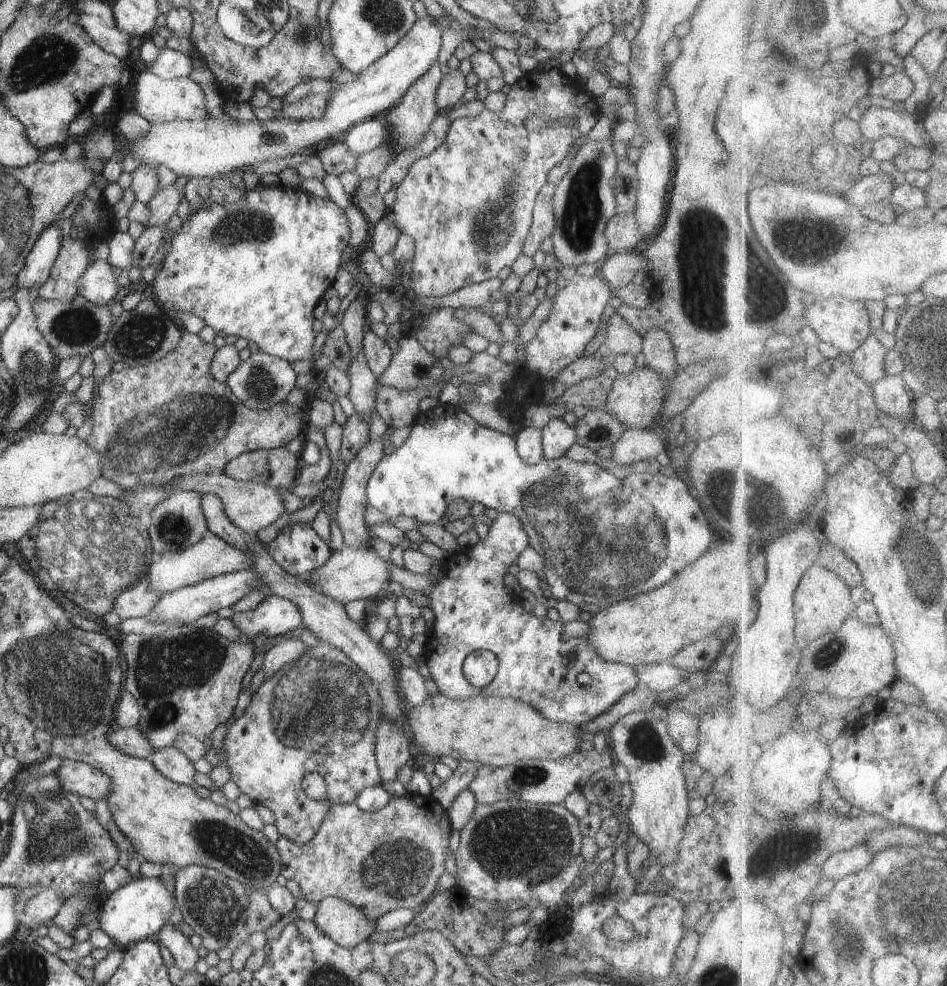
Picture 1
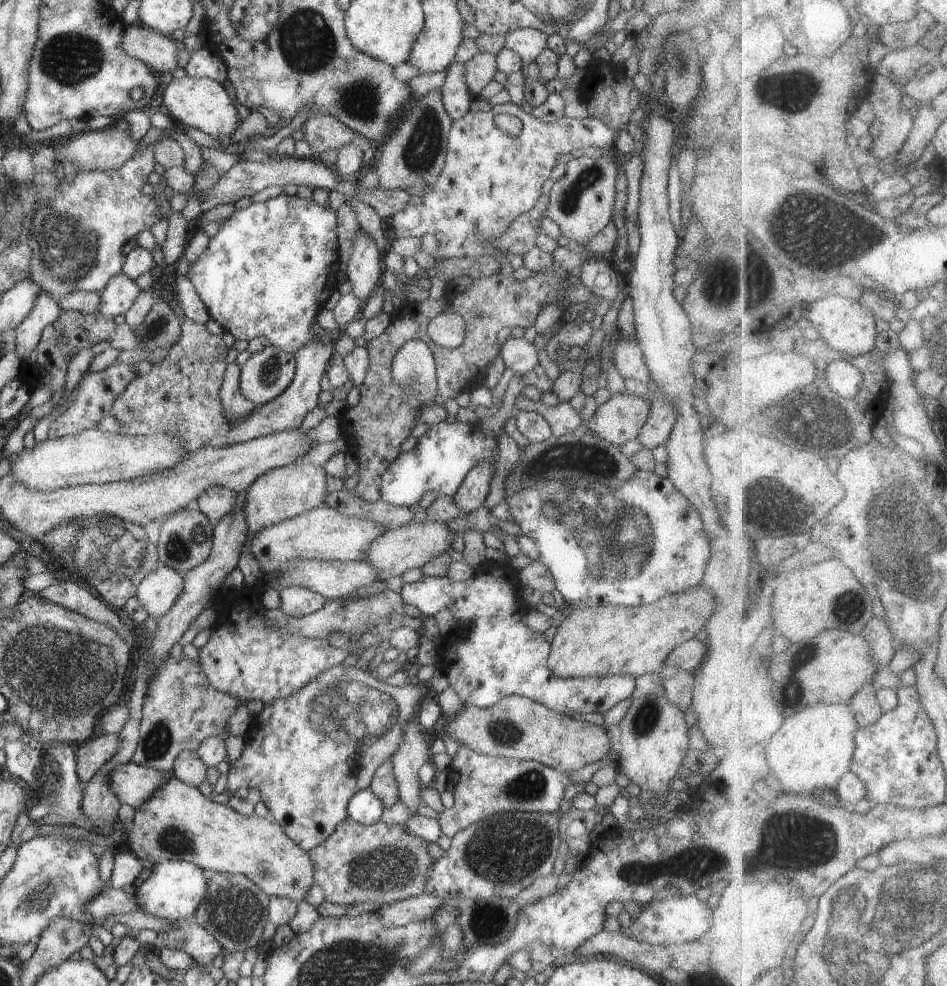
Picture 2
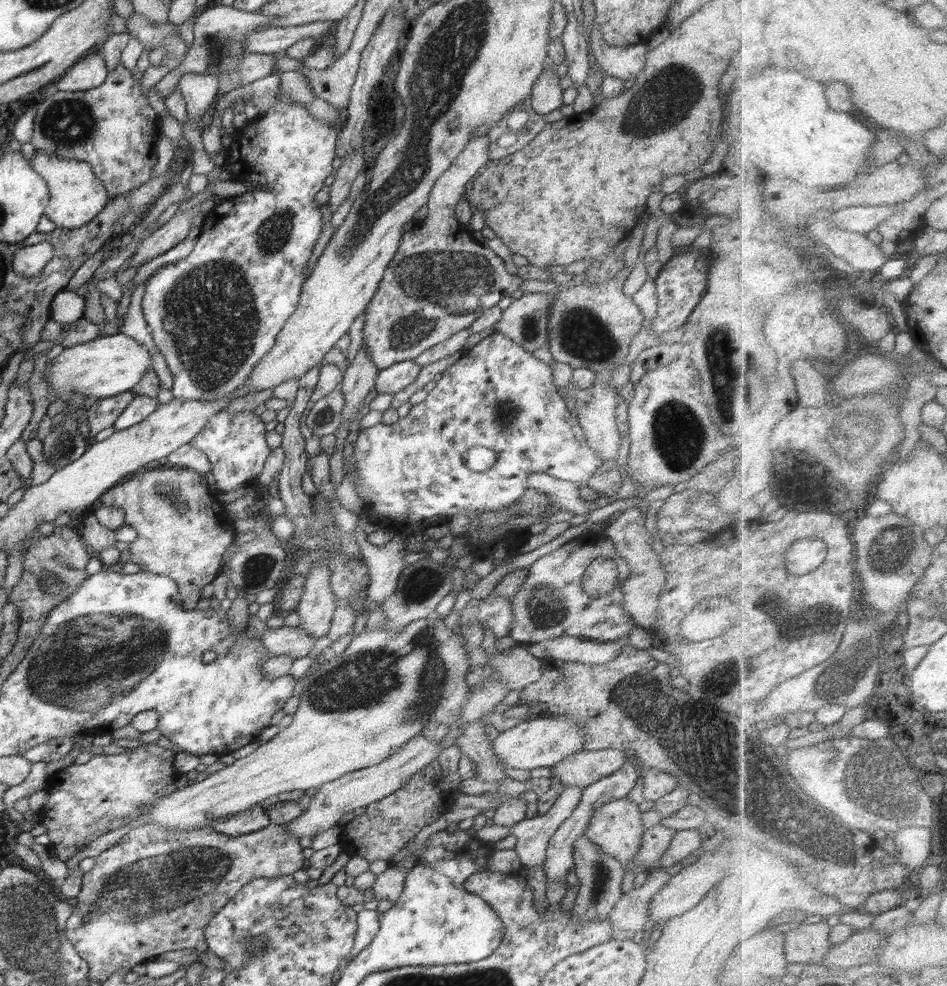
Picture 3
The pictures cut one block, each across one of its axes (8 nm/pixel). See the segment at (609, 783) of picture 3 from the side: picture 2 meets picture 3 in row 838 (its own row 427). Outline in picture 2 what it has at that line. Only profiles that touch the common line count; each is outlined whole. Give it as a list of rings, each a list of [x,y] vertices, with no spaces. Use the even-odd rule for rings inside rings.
[[[521,394],[515,396],[515,410],[541,414],[556,438],[576,430],[584,422],[569,403],[560,402],[555,406],[548,406],[541,401],[533,402],[523,398]]]

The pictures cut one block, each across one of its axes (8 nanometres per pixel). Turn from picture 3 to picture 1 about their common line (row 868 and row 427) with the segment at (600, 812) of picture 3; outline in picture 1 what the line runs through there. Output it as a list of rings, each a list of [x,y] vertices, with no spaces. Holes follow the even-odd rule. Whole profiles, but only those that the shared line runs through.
[[[644,365],[635,371],[625,375],[618,375],[608,390],[607,405],[604,410],[608,411],[617,421],[620,421],[628,428],[645,429],[653,426],[660,410],[663,407],[667,386],[661,374],[651,366]]]

